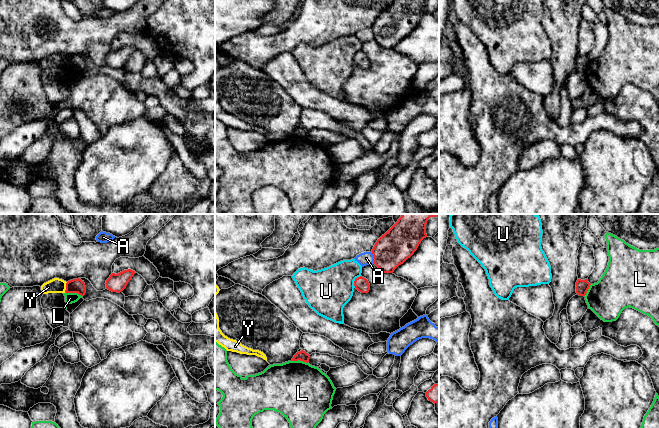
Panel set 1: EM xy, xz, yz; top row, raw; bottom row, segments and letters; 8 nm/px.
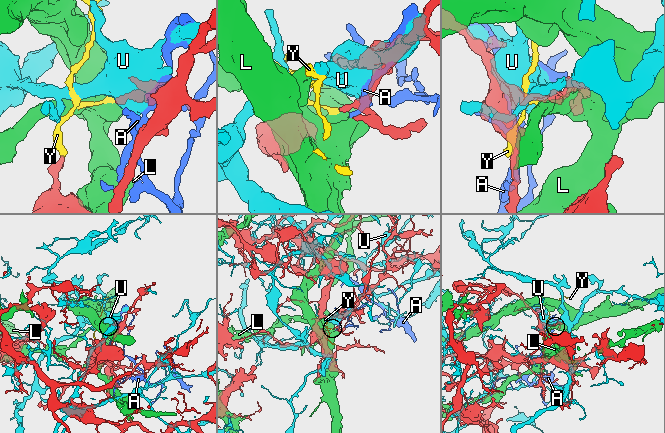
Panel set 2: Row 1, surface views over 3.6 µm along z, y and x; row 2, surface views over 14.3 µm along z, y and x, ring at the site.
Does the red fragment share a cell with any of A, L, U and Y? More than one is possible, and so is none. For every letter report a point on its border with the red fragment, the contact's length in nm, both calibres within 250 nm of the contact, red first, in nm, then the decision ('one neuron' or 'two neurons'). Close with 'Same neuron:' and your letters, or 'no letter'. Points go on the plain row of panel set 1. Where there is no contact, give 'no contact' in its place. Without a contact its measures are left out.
A: meets red in xz at (374, 33); contact 90 nm long; 280 nm thick on the red side, 110 nm on the other; two neurons
L: meets red in xy at (74, 68); contact 150 nm long; 110 nm thick on the red side, 90 nm on the other; two neurons
U: meets red in xz at (354, 57); contact 120 nm long; 110 nm thick on the red side, 360 nm on the other; two neurons
Y: meets red in xy at (66, 63); contact 80 nm long; 110 nm thick on the red side, 120 nm on the other; two neurons
Same neuron: no letter

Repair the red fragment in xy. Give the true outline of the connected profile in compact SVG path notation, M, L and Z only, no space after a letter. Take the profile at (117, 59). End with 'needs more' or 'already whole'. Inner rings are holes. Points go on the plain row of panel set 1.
M131 45L124 46L118 50L112 49L106 56L106 64L112 68L120 69L126 64L134 50L135 47Z; already whole

